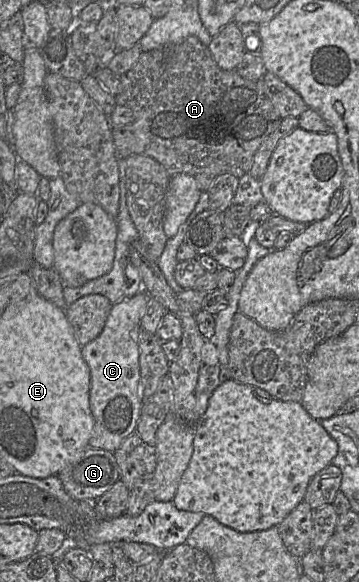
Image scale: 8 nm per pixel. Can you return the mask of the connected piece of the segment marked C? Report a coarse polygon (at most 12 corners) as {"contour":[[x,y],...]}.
{"contour":[[150,295],[114,304],[81,347],[89,447],[114,452],[142,407],[137,332]]}

